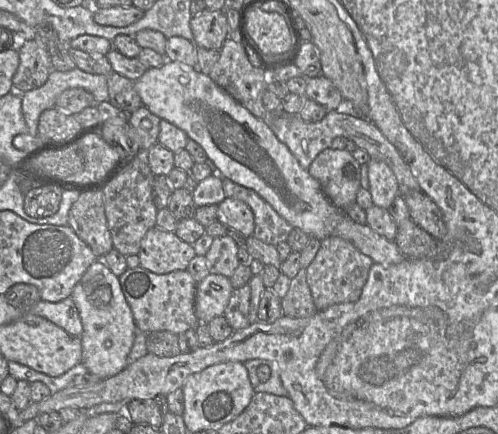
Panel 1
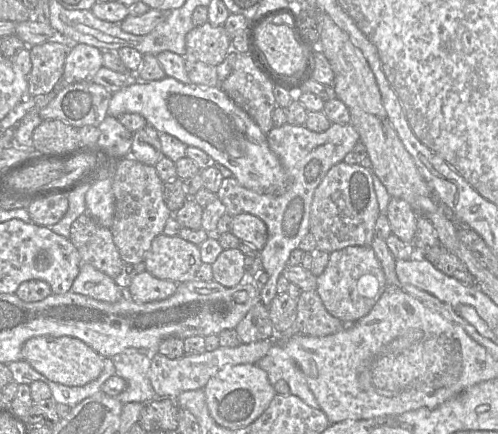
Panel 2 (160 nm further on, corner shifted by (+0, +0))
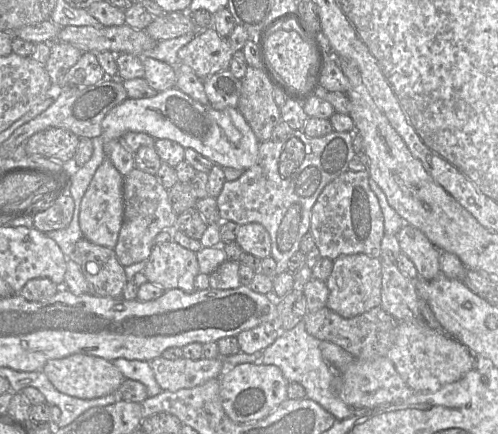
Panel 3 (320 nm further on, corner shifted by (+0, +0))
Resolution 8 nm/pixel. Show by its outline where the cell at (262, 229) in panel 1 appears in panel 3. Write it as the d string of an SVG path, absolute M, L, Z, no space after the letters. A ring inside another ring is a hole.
M292 130L280 141L260 142L257 163L237 180L226 181L216 197L222 221L239 225L256 222L266 228L271 238L271 256L276 261L276 275L288 271L290 258L300 250L302 238L310 230L312 208L325 186L349 170L349 163L355 157L353 133L332 131L322 137L309 138L303 130Z

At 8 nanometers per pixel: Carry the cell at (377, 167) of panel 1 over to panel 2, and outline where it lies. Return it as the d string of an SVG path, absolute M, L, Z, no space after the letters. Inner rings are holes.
M391 197L386 217L390 223L392 234L402 241L413 244L418 215L407 201Z

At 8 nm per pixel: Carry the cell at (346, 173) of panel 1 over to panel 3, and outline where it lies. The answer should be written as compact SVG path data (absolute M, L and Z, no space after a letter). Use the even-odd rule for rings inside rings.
M348 170L328 183L312 208L310 231L321 256L335 260L351 254L381 257L384 216L369 184L369 171Z

